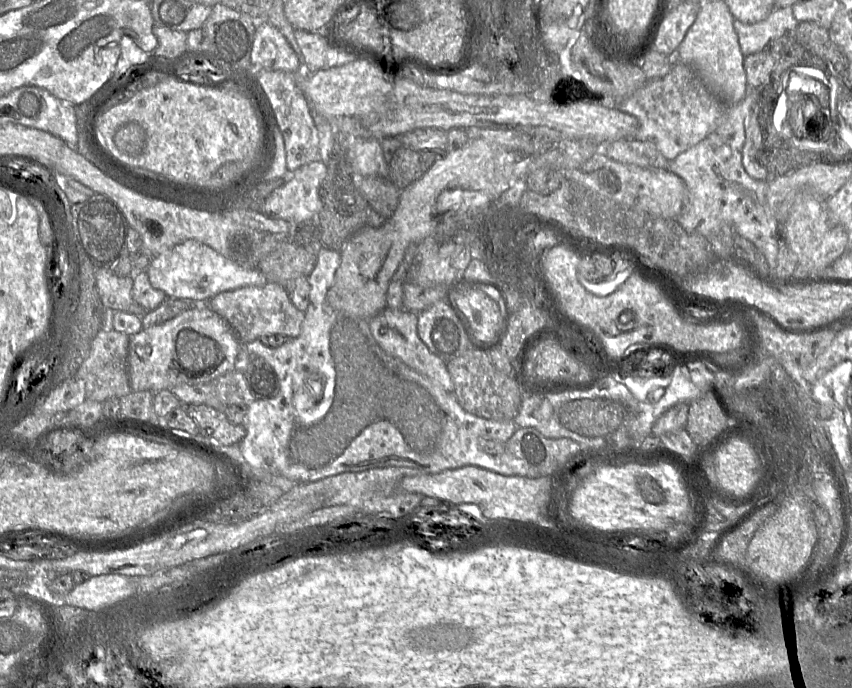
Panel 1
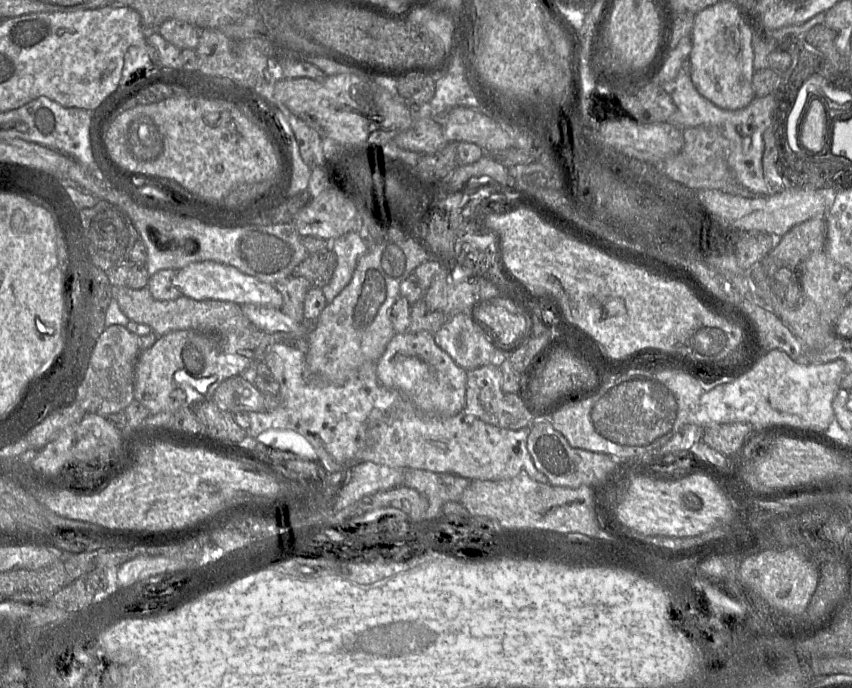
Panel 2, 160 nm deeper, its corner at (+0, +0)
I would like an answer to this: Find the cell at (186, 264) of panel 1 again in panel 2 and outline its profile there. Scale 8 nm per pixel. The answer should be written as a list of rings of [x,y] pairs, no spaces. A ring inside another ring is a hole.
[[[211,260],[193,262],[177,270],[173,284],[183,296],[197,301],[229,301],[238,305],[256,304],[279,309],[283,304],[283,297],[274,285],[247,275],[233,266]]]

